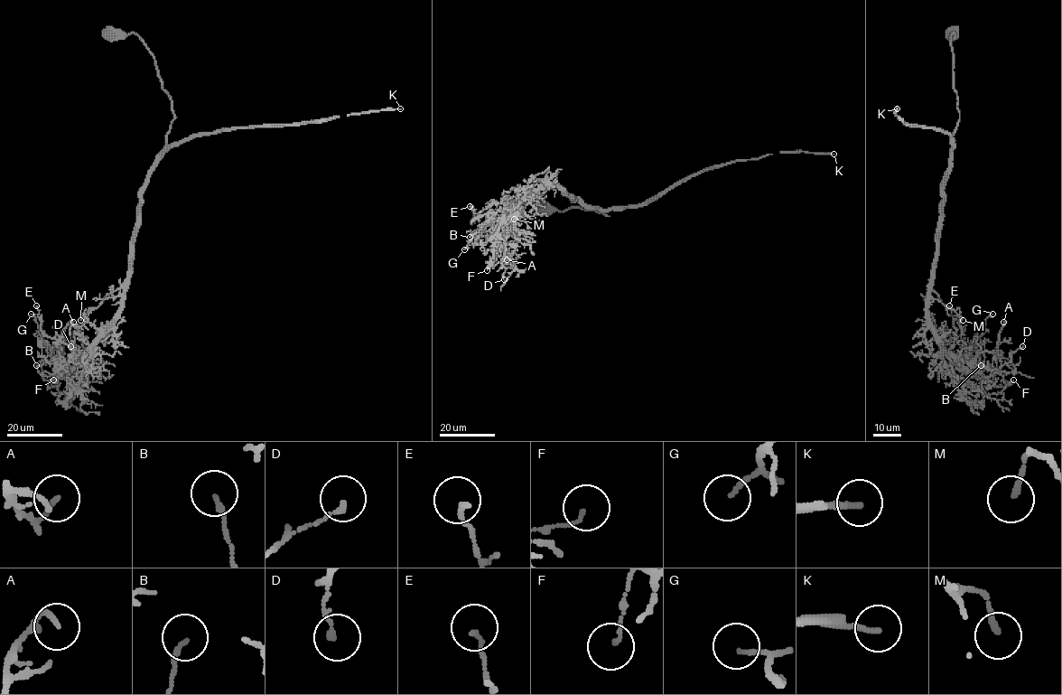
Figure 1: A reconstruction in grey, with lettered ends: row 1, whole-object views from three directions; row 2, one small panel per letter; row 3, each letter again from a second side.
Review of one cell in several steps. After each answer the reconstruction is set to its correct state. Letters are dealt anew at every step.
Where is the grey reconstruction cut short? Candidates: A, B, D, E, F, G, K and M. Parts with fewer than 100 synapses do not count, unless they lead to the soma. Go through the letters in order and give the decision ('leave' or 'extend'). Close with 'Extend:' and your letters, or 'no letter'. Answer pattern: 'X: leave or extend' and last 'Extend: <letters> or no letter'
A: leave
B: leave
D: leave
E: leave
F: leave
G: leave
K: extend
M: leave
Extend: K

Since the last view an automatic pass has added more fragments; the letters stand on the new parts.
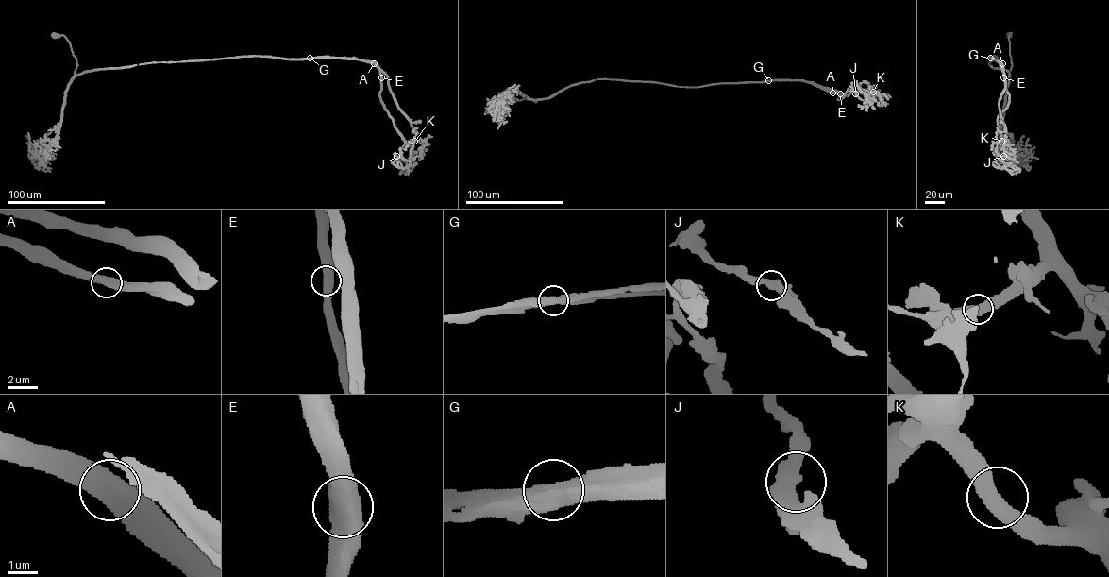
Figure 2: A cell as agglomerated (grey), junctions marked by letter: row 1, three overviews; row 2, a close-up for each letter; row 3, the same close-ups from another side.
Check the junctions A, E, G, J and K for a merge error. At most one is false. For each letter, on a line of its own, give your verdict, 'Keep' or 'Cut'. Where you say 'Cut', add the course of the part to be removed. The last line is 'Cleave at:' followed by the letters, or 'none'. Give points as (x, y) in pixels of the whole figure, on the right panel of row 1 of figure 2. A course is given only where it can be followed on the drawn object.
A: Keep
E: Keep
G: Cut. Course of the part to remove: (990, 58), (1002, 64), (1009, 102), (998, 118), (1007, 146), (1002, 158), (1005, 166), (998, 167), (992, 162)
J: Keep
K: Keep
Cleave at: G

